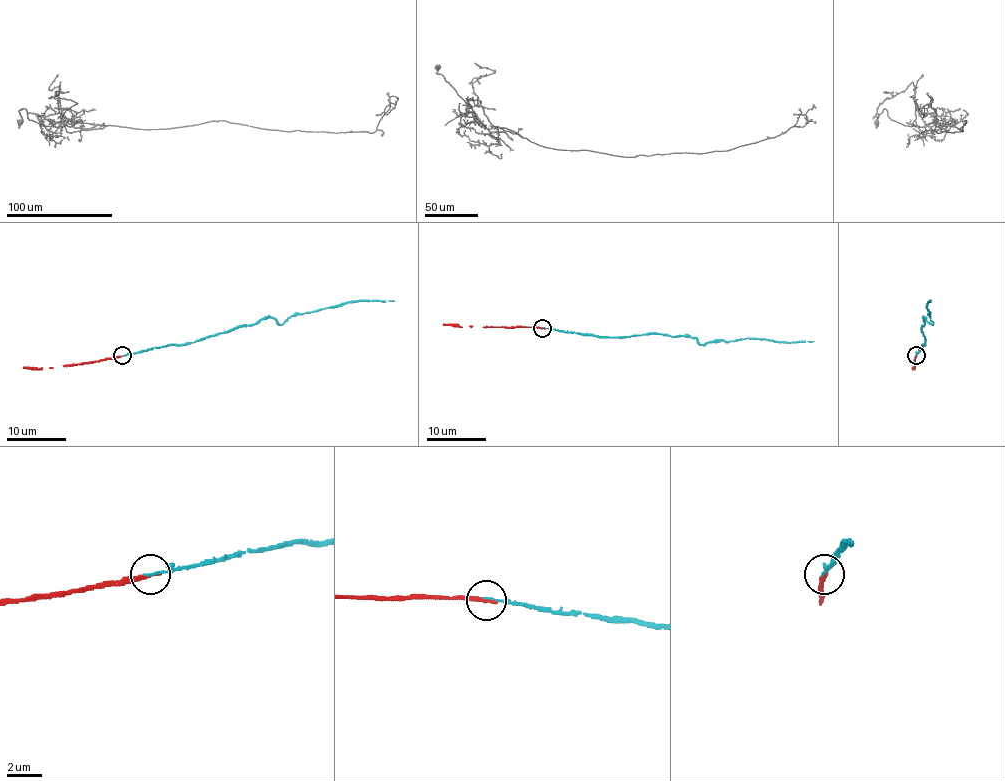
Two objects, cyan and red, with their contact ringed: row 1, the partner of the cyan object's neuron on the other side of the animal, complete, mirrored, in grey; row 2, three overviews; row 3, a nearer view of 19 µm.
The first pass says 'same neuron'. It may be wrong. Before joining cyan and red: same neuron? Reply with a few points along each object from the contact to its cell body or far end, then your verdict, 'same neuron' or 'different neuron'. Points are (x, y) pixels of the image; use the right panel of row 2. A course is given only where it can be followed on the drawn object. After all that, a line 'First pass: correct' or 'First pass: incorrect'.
course cyan (915, 356), (925, 344), (924, 319), (933, 323), (927, 310), (930, 301); course red (916, 356), (915, 368), (912, 366); same neuron
First pass: correct

